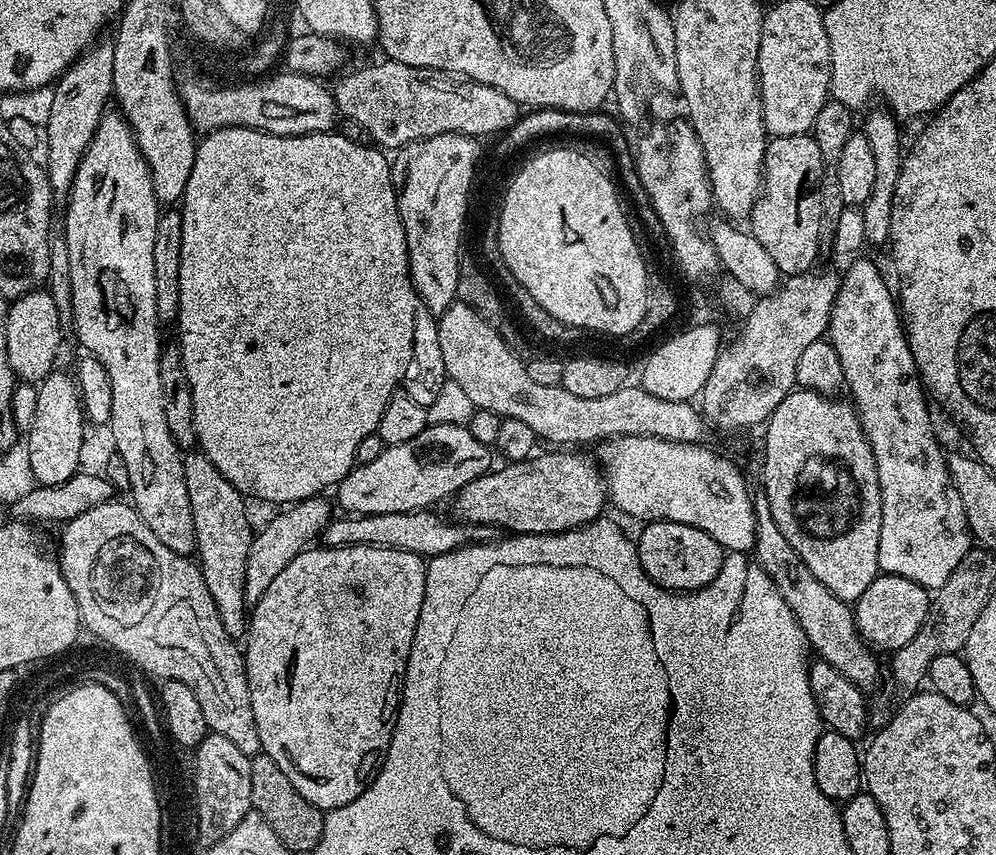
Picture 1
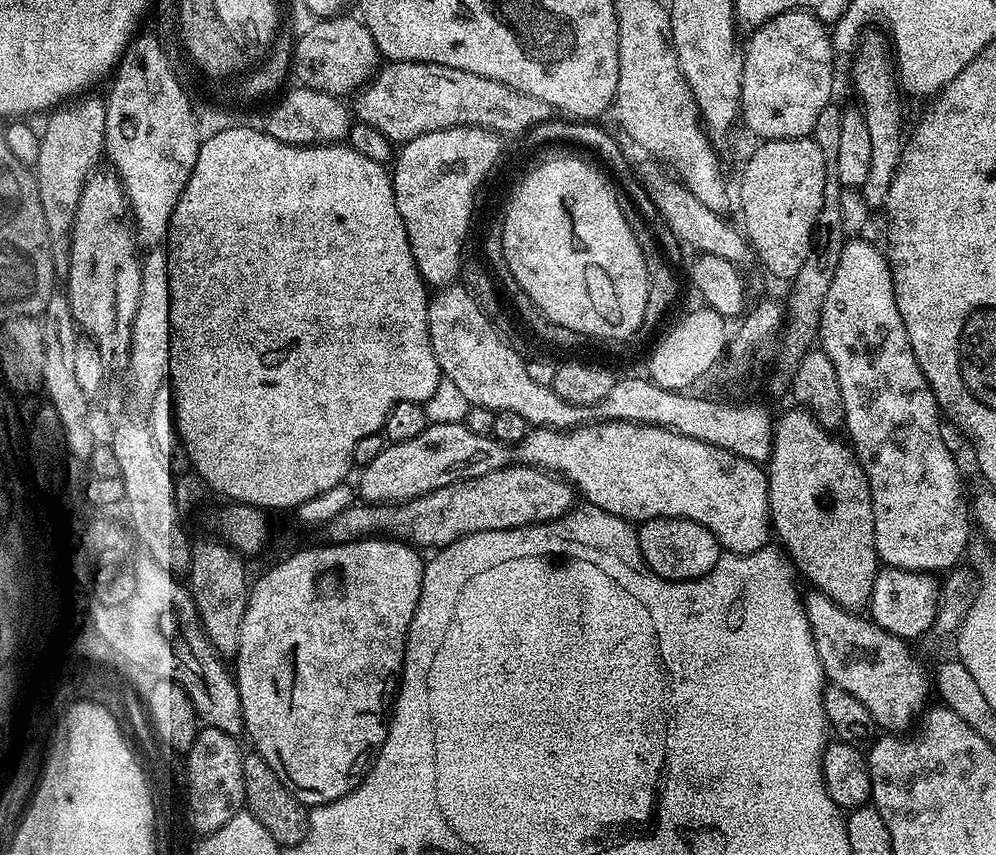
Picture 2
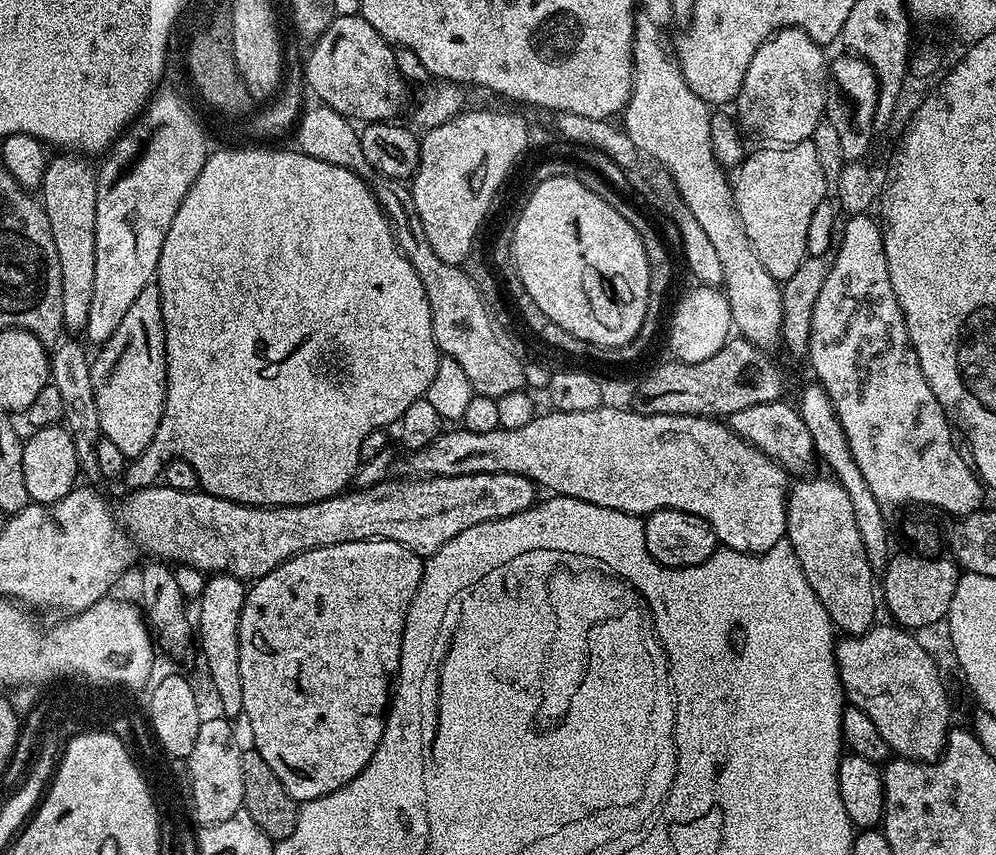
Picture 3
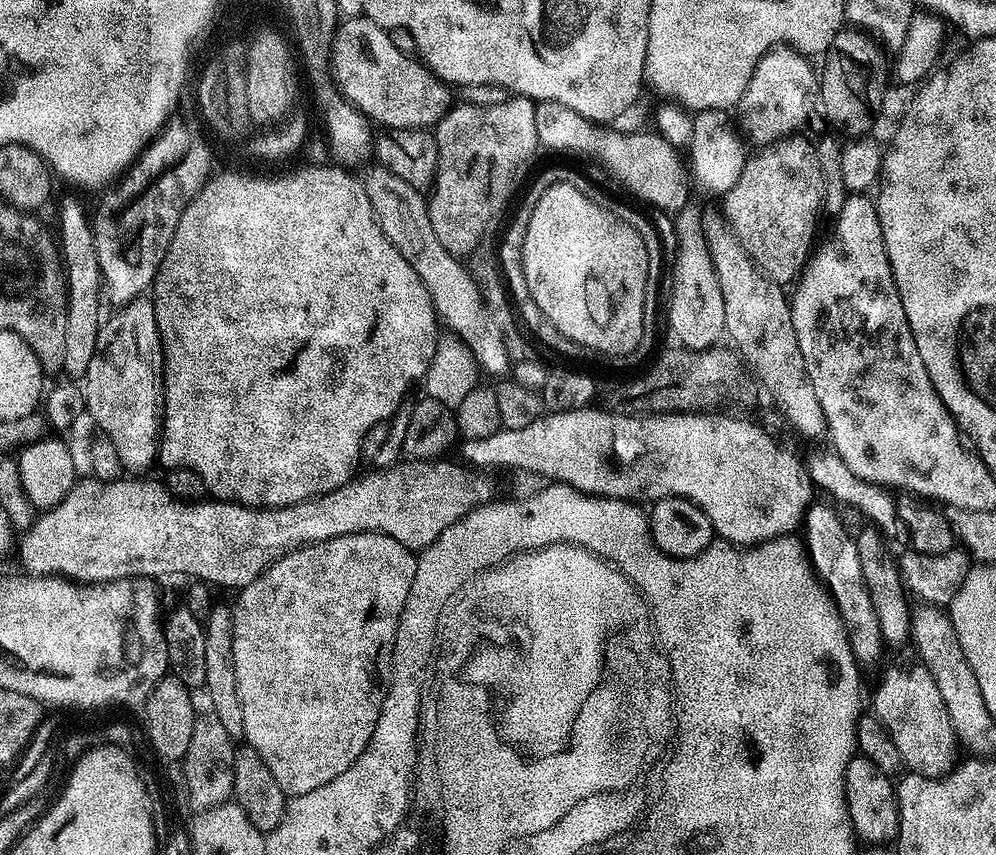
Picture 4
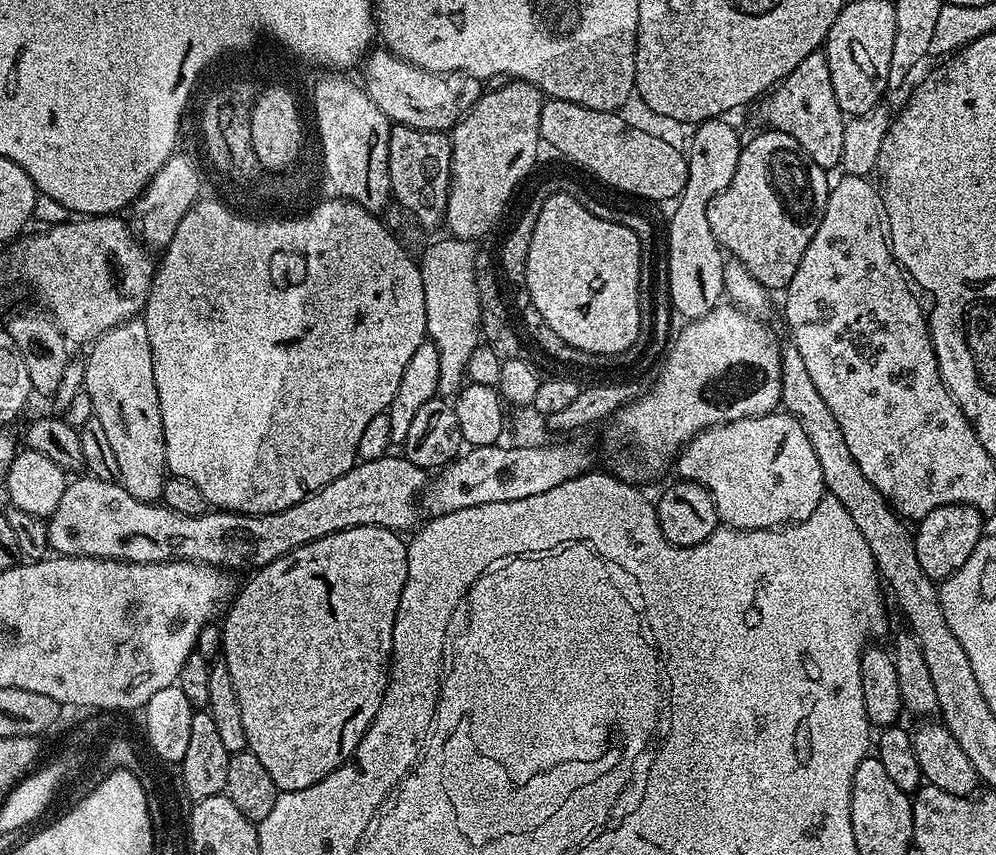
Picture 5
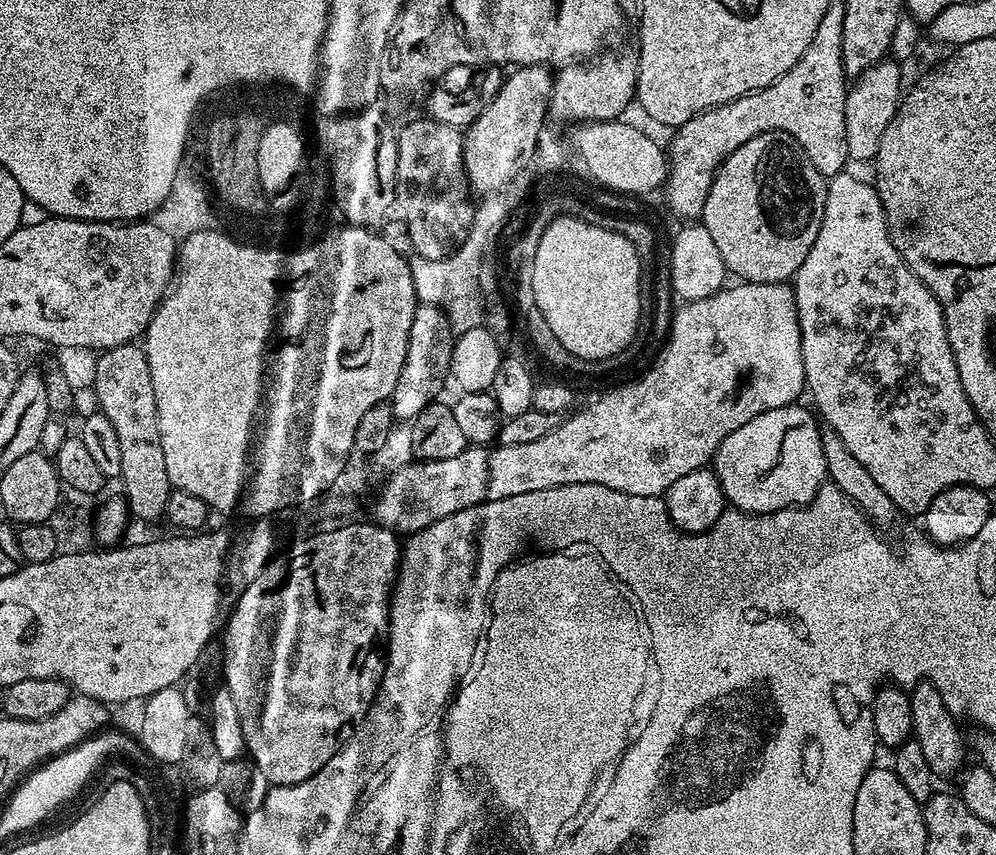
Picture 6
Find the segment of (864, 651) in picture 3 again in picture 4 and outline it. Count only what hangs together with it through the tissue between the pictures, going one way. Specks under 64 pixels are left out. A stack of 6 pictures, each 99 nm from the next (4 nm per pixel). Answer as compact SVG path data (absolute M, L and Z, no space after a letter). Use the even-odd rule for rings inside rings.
M923 666L915 667L909 672L890 669L876 690L871 711L882 722L890 738L894 738L901 765L908 772L919 772L921 776L939 780L941 776L952 772L958 764L958 741L954 726L950 726L950 714L946 714L942 694L938 686L934 686L934 678L930 678Z

